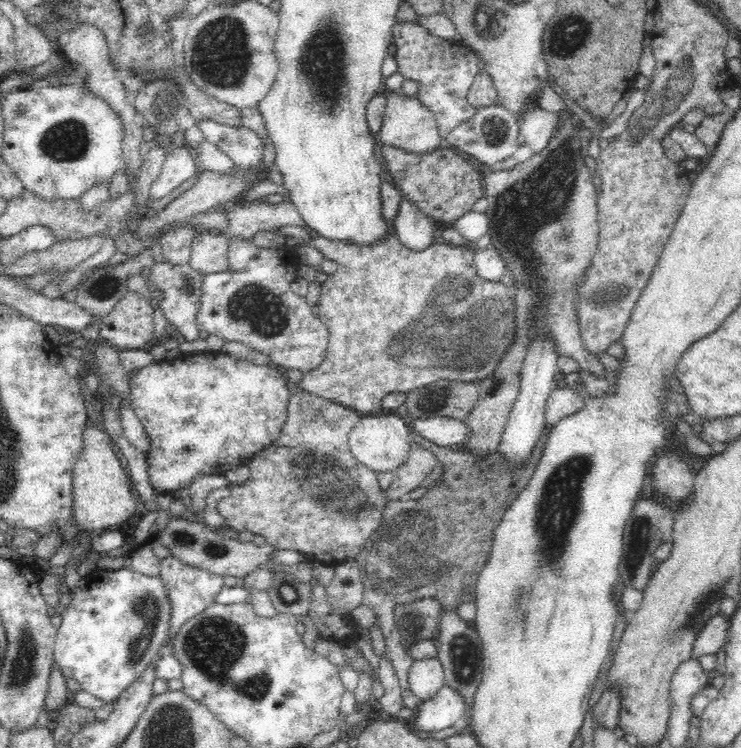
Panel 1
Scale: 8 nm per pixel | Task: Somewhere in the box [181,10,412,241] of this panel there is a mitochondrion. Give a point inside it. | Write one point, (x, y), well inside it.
(220, 53)

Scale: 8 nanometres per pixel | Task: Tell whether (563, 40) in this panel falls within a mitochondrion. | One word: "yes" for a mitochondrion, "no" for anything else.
yes

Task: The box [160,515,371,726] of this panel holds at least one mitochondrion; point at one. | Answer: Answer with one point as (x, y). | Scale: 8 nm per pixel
(212, 646)

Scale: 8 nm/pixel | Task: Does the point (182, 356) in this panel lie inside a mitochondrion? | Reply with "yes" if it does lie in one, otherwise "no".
no

